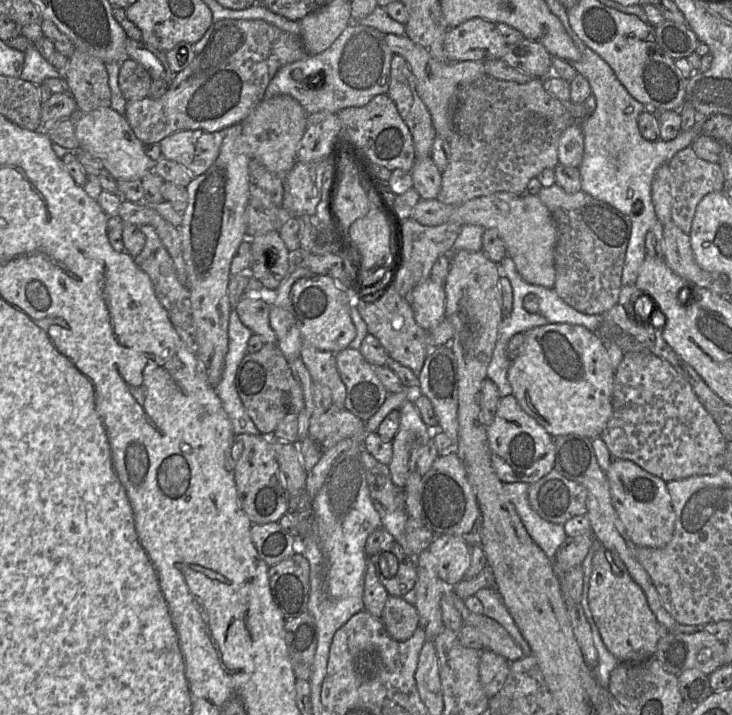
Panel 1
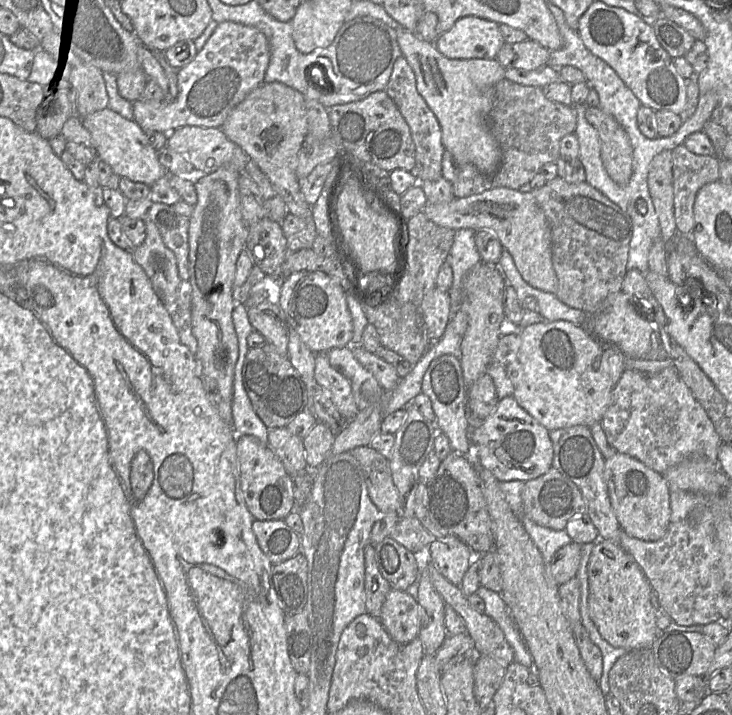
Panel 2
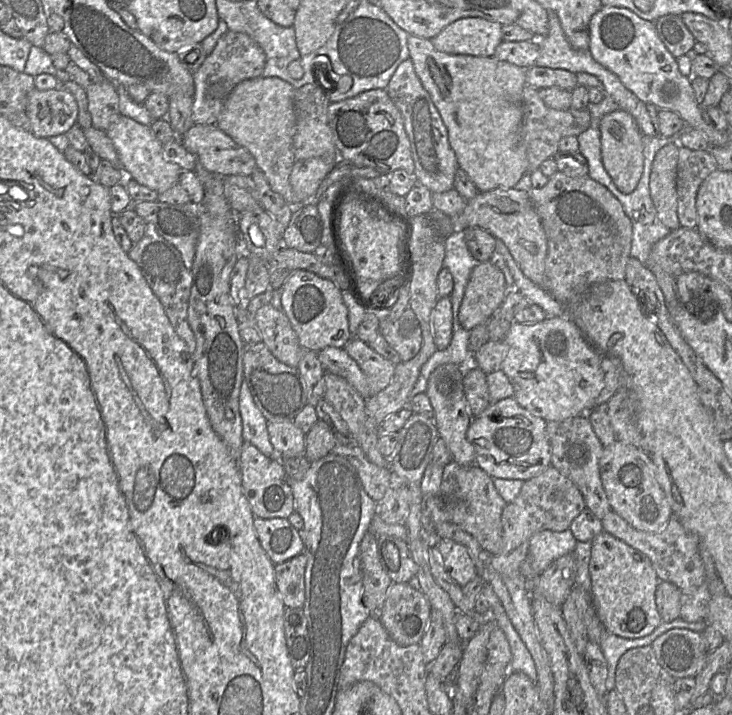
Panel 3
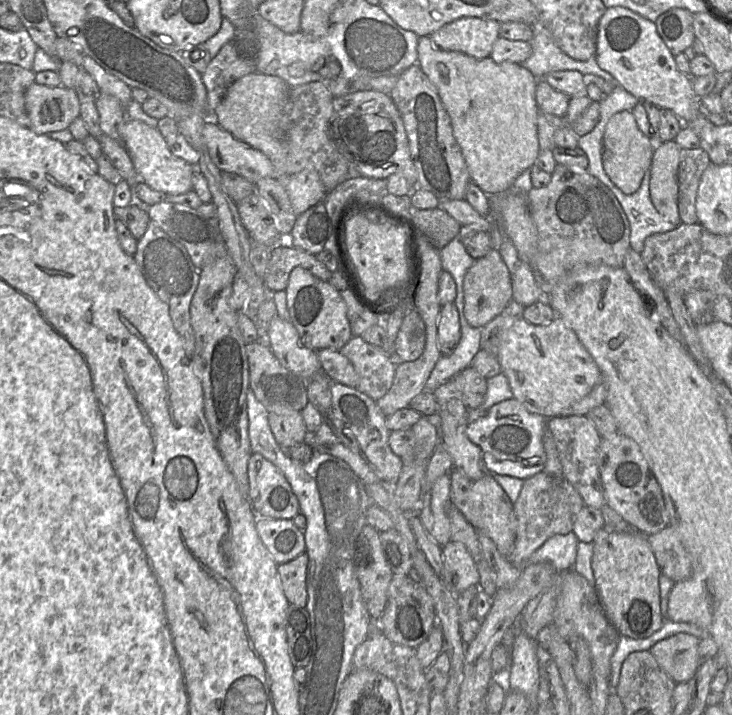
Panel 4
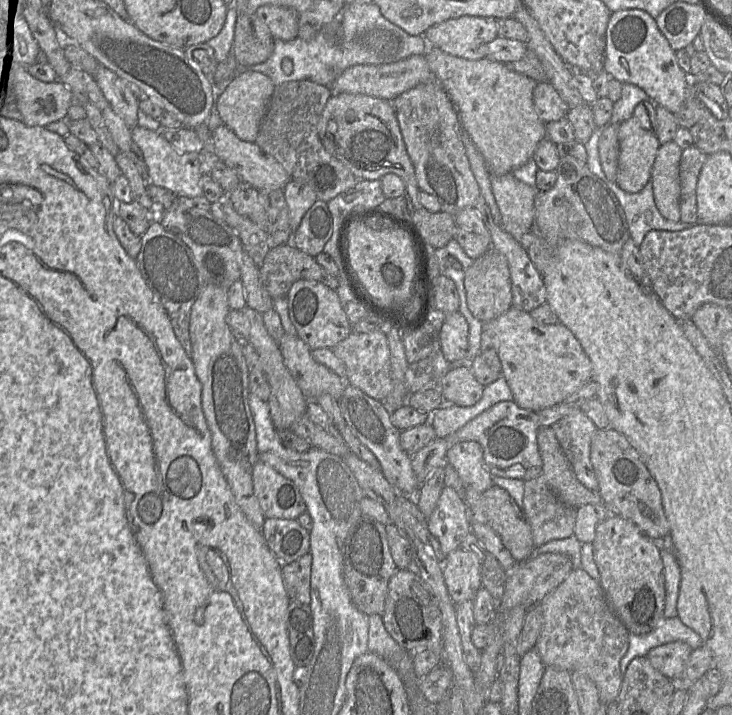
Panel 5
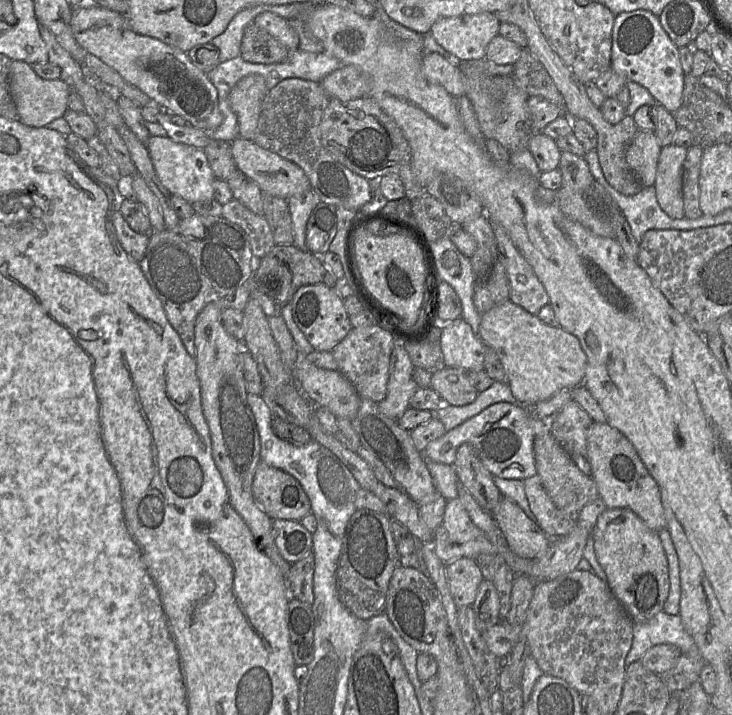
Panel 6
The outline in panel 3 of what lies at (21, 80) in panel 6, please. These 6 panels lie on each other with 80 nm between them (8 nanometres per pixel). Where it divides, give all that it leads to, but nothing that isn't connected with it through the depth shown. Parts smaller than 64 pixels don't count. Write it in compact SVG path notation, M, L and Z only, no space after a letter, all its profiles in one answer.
M61 87L50 90L34 88L28 95L26 113L30 119L31 133L39 138L50 138L70 130L77 122L78 106L75 97Z

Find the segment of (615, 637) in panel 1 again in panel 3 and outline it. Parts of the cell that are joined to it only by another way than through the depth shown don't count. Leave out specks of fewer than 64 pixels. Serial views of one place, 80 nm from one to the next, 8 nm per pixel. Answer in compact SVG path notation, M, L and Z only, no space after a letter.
M606 531L598 534L591 545L591 603L604 630L626 639L651 634L663 622L655 603L659 579L649 558Z

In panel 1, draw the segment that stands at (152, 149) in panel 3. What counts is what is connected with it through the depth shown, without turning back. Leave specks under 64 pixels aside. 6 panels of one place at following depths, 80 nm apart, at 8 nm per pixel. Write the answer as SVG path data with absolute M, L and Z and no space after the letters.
M109 107L87 113L76 111L72 119L80 149L99 160L117 180L141 180L152 170L154 161L146 154L145 144L136 137L123 115Z

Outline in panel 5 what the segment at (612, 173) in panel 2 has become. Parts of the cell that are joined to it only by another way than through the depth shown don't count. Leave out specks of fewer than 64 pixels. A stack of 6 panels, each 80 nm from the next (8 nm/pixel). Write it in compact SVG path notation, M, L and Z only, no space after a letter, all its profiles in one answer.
M632 116L618 130L619 157L615 182L629 193L641 191L651 178L660 142Z

